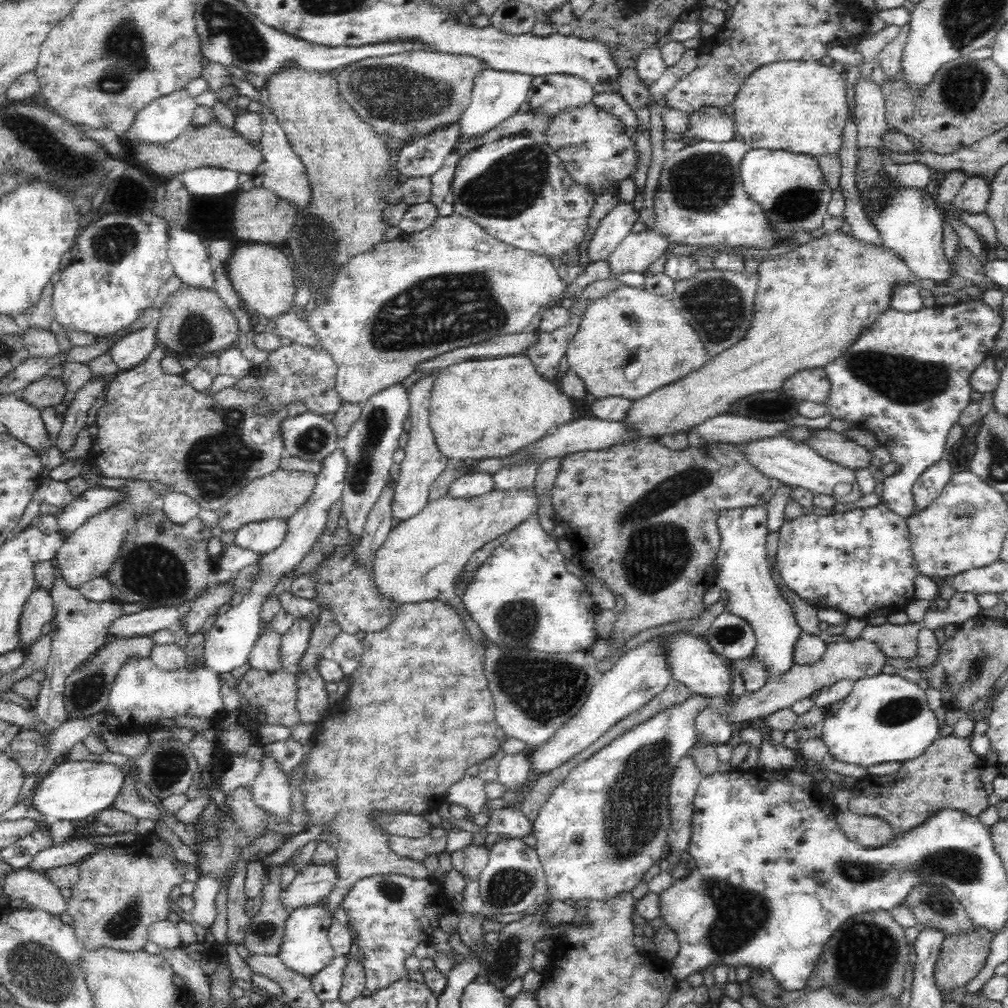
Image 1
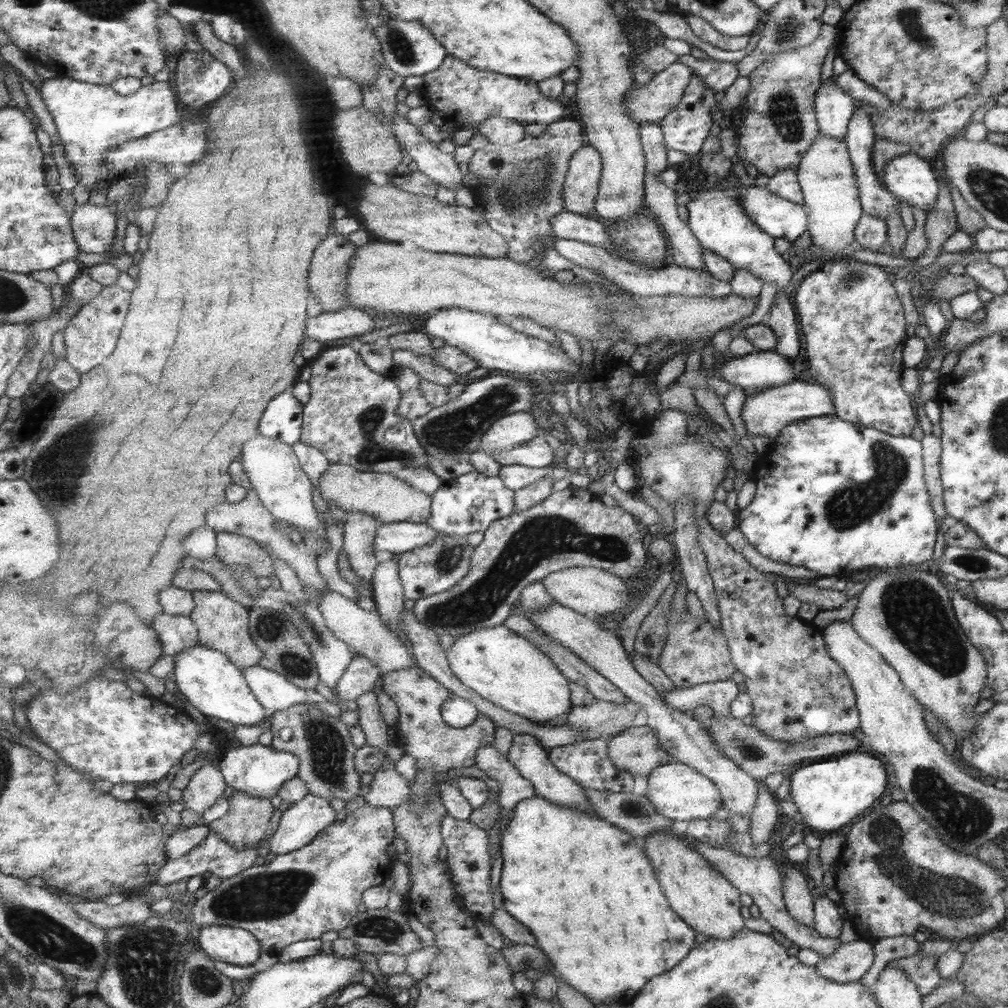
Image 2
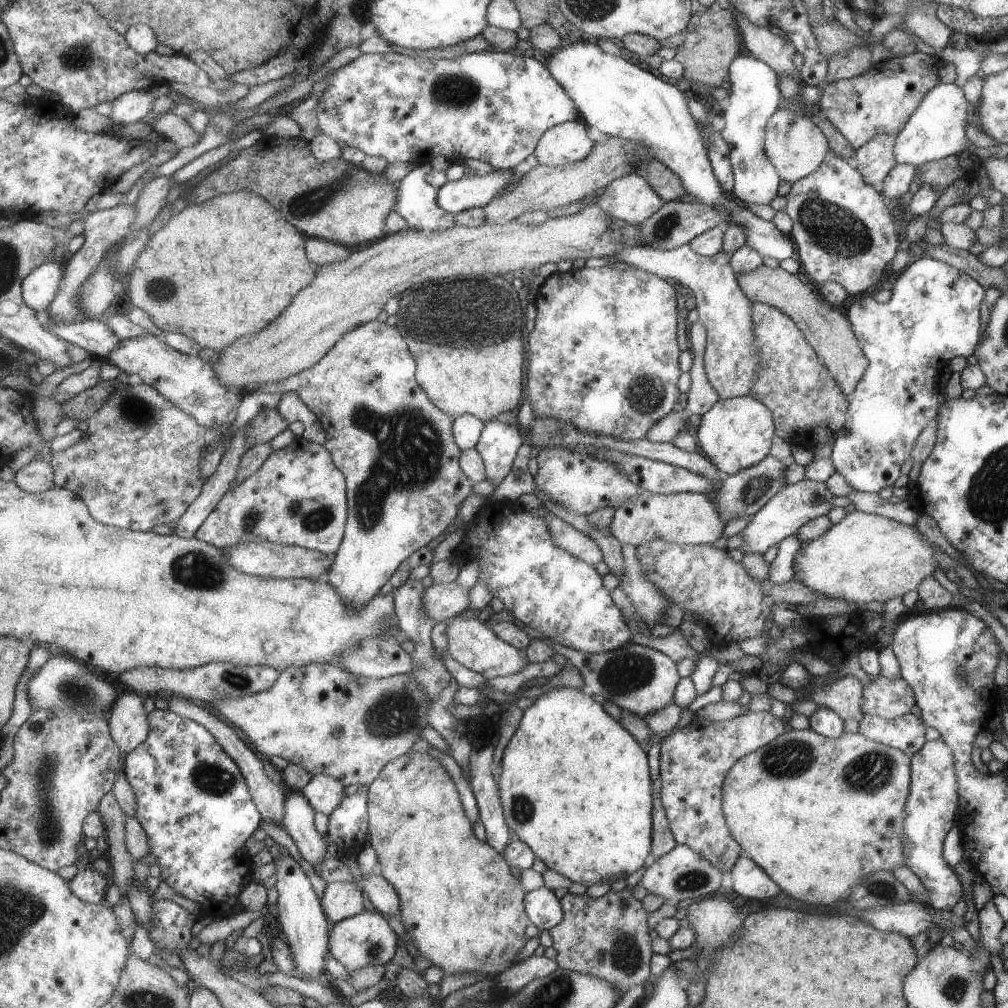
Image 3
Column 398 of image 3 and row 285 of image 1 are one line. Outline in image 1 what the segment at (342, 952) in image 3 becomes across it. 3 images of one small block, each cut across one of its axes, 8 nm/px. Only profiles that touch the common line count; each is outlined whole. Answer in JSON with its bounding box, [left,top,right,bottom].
[876,190,956,292]

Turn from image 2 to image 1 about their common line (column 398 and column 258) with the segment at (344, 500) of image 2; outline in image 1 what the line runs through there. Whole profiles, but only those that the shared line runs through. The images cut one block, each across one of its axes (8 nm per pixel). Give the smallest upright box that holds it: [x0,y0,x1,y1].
[218,470,316,532]

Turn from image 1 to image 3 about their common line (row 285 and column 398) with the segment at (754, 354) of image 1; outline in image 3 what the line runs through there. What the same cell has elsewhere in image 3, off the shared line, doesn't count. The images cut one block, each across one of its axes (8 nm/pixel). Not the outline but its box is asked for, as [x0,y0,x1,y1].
[369,752,531,984]

